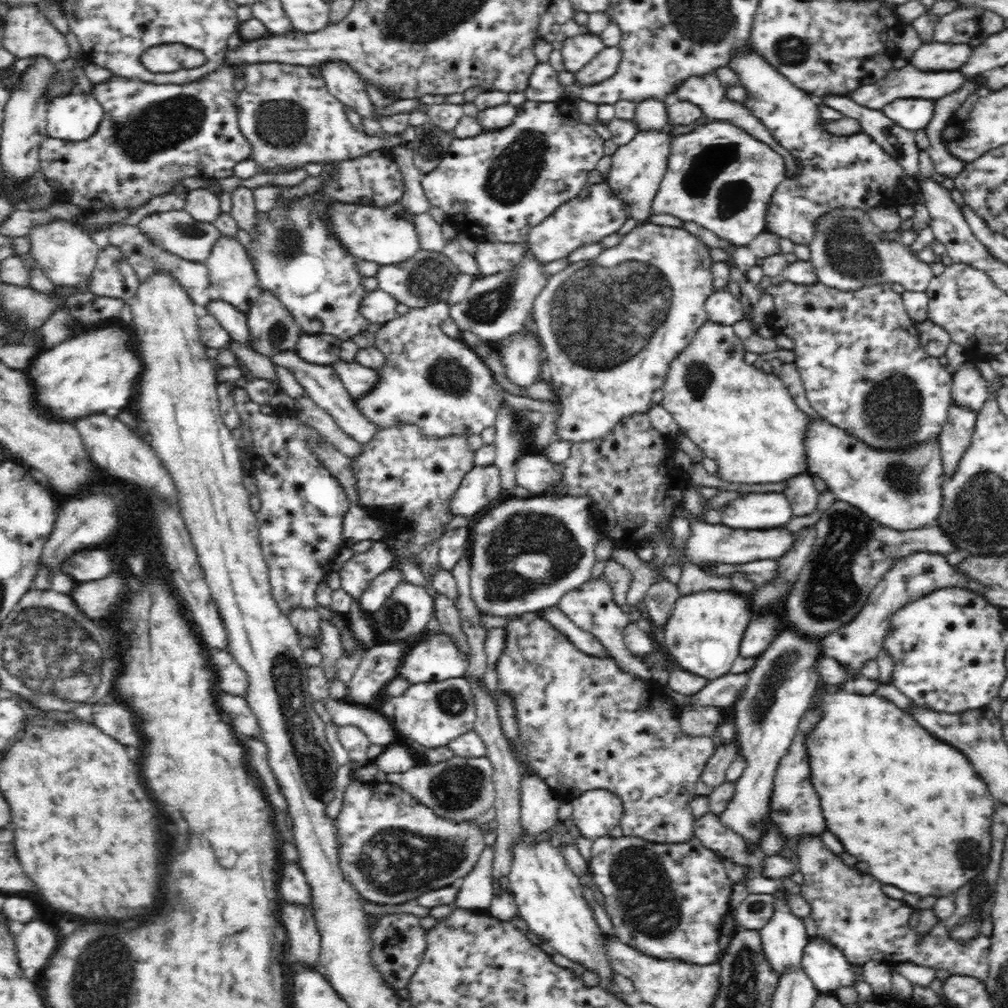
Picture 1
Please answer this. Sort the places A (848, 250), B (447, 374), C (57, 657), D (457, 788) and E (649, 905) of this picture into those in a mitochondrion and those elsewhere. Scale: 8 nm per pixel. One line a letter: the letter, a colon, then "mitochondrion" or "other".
A: mitochondrion
B: mitochondrion
C: mitochondrion
D: mitochondrion
E: mitochondrion

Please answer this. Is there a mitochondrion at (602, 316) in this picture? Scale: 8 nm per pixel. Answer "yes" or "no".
yes

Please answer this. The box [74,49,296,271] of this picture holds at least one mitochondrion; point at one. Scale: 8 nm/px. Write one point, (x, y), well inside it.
(162, 125)

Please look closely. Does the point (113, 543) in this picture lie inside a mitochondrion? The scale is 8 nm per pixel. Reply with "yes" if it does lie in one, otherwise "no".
no

